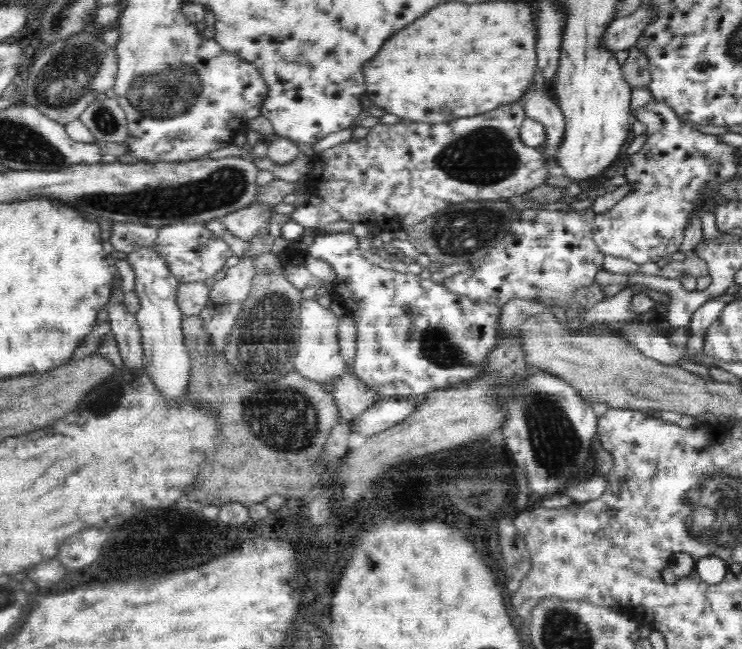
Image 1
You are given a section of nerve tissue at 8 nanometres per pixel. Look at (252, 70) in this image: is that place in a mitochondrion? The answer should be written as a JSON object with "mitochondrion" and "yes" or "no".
{"mitochondrion":"no"}

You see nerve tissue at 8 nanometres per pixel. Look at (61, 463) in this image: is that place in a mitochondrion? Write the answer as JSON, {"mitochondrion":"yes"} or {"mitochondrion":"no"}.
{"mitochondrion":"no"}

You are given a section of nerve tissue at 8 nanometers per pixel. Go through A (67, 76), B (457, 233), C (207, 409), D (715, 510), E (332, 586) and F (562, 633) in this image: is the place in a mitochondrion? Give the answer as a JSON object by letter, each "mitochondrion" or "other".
{"A":"mitochondrion","B":"mitochondrion","C":"other","D":"mitochondrion","E":"other","F":"mitochondrion"}

